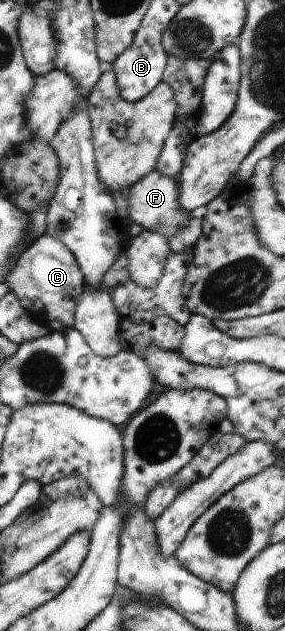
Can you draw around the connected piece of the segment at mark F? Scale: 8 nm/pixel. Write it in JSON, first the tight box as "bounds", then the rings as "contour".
{"bounds":[129,169,192,239],"contour":[[[156,169],[130,187],[129,203],[131,204],[129,218],[134,223],[140,225],[144,230],[158,232],[166,239],[178,235],[178,232],[181,232],[192,219],[190,212],[186,211],[179,203],[178,180],[162,175]]]}

